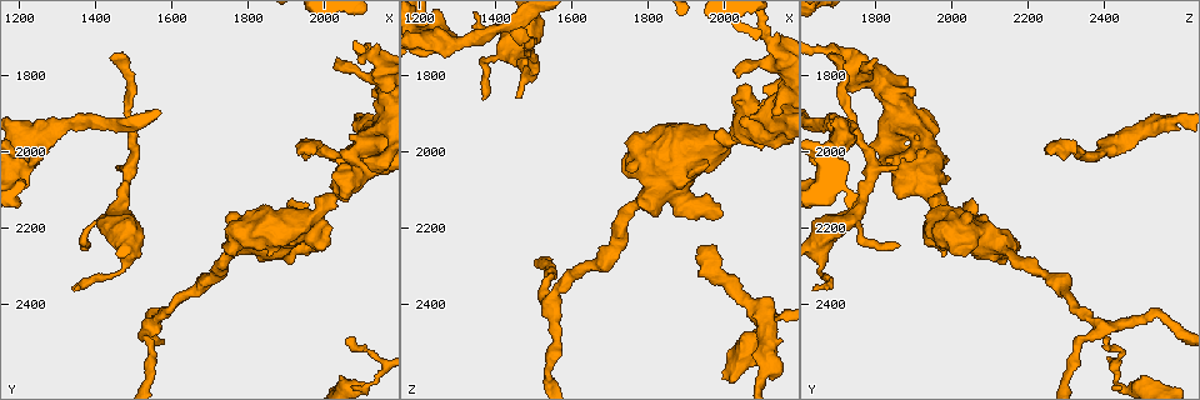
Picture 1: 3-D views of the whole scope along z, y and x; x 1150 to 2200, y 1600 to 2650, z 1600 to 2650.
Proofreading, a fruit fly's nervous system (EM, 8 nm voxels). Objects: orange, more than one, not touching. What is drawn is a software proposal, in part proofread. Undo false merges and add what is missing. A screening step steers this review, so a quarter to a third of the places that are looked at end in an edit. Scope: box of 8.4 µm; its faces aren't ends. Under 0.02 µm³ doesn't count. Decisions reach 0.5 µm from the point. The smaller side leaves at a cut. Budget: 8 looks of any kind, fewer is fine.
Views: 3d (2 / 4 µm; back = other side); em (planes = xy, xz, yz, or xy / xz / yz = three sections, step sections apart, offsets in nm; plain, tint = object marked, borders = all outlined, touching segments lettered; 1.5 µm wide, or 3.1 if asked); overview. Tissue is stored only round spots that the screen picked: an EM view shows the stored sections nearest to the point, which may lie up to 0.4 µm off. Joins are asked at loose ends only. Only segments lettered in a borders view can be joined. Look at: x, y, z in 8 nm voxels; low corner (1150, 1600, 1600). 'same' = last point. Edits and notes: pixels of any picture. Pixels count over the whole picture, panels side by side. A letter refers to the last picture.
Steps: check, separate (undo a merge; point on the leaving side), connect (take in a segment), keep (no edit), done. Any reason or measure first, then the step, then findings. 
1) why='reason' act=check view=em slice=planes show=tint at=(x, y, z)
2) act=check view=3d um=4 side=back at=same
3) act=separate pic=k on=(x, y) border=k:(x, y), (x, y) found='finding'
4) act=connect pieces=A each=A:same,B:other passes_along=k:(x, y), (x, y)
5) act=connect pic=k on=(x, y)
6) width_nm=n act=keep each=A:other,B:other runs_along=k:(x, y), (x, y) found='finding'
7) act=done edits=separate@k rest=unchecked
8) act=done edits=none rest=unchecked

why='branch stops here' act=check view=em slice=planes show=borders at=(2065, 2490, 2395)

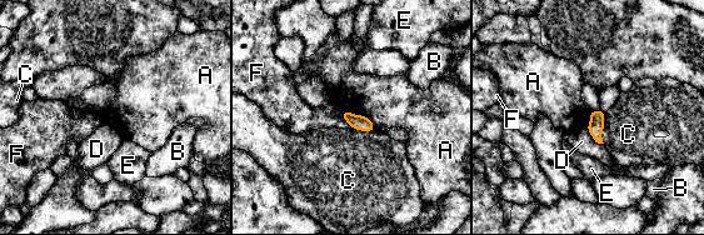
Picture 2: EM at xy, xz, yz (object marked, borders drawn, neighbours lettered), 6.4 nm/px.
act=keep each=A:other,B:other,C:other,D:other,E:other,F:other border=2:(343, 109), (365, 115), (375, 128) found='none of them fits'

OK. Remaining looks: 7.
why='an open end' act=check view=em slice=xy step=8 show=borders at=(1970, 2010, 2245)

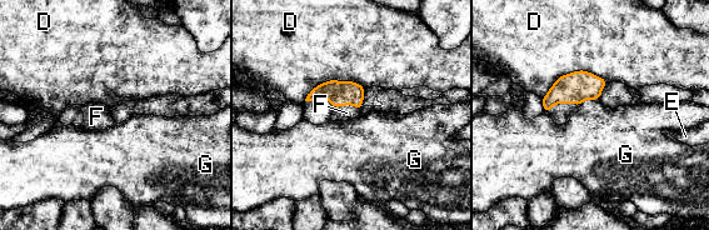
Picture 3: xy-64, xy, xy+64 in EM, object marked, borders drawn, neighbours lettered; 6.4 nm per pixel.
act=check view=em slice=yz step=8 show=borders at=same

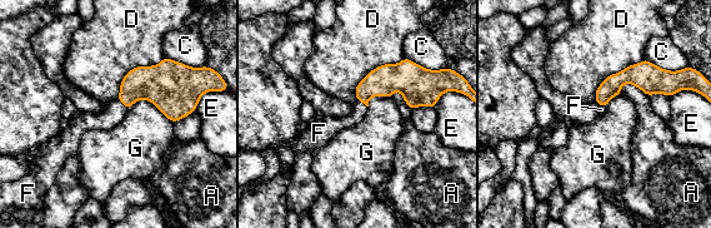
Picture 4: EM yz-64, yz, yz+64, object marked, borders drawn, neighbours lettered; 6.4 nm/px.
act=connect pic=4 on=(114, 113) each=A:other,C:other,D:other,E:other,F:same,G:other passes_along=4:(154, 83), (121, 103), (114, 113) found='it goes on there'

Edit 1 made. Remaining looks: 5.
act=check view=overview

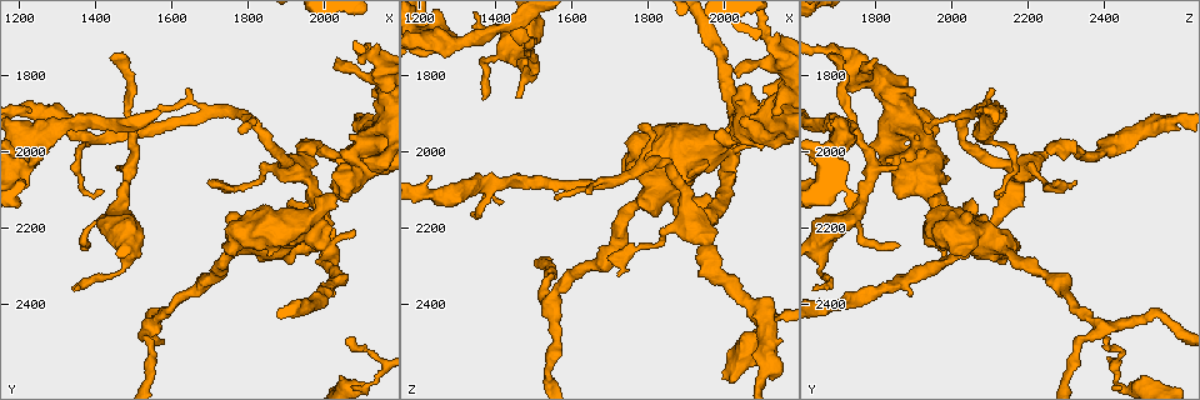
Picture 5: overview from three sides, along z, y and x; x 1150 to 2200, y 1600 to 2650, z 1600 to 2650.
why='thin end' act=check view=3d um=4 at=(1440, 1745, 1685)

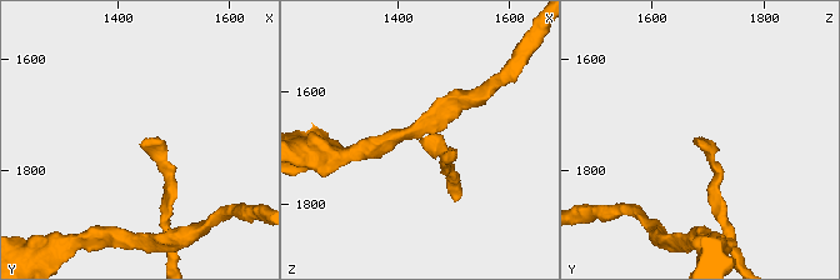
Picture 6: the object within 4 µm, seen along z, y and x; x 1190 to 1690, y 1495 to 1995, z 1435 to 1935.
act=check view=em slice=planes show=borders at=(1440, 1755, 1690)

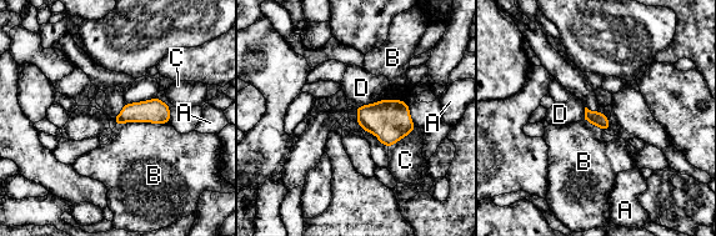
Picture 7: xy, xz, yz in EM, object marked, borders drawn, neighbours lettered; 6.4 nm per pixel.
act=keep each=A:other,B:other,C:other,D:other border=7:(169, 121), (120, 122), (116, 125) found='none of them fits'

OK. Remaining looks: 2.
act=done edits=connect@4 rest=unchecked

